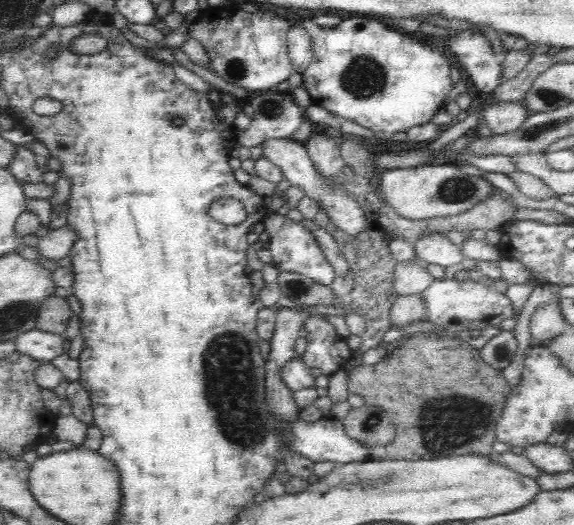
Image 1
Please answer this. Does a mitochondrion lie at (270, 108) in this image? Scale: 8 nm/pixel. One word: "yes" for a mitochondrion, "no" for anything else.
yes

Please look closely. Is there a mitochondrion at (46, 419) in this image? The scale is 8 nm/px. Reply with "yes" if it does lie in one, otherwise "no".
no

